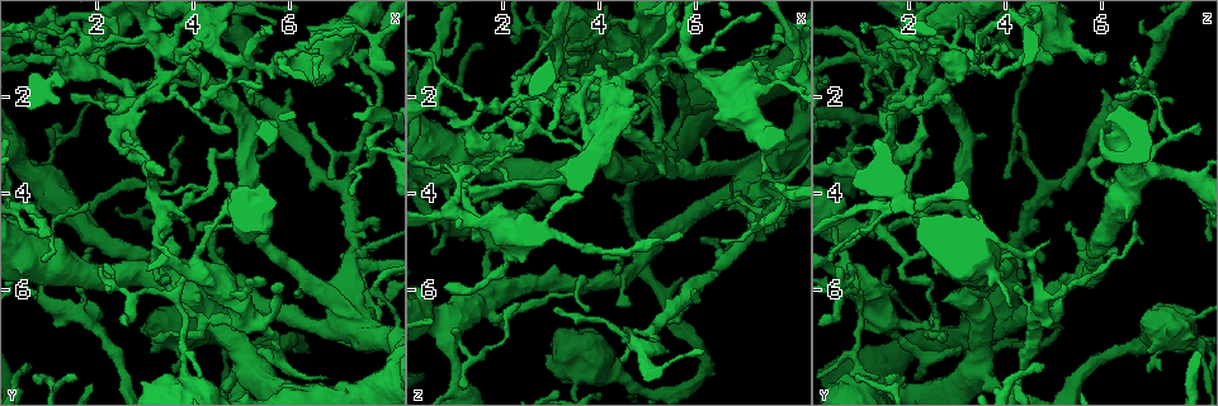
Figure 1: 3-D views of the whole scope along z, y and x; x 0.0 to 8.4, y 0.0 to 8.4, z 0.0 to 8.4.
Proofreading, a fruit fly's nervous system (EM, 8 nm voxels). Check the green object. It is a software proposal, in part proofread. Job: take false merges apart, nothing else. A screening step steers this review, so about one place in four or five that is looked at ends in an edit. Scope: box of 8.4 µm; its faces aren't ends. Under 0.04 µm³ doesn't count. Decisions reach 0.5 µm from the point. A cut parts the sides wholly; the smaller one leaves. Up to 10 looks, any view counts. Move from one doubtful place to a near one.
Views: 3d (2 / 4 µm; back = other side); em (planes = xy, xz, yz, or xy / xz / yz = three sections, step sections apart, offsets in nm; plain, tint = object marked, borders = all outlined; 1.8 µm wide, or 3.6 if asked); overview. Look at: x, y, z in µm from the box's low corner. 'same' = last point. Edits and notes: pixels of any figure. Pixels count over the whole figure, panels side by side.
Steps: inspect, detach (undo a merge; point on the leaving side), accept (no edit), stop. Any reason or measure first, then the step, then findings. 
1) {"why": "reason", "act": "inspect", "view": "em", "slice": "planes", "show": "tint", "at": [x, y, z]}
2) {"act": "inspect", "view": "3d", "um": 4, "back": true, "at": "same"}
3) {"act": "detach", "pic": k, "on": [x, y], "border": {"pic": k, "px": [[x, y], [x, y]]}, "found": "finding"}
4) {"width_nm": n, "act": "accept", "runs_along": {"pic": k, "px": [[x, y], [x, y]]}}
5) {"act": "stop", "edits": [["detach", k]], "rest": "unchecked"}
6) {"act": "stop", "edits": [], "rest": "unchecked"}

{"act": "inspect", "view": "em", "um": 3.6, "slice": "xz", "step": 8, "show": "tint", "at": [7.30, 6.65, 3.45]}

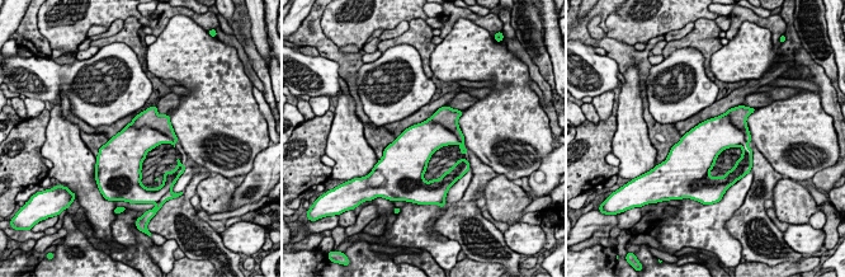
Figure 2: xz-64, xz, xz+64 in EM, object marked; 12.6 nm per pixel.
{"act": "inspect", "view": "em", "um": 3.6, "slice": "planes", "show": "tint", "at": "same"}

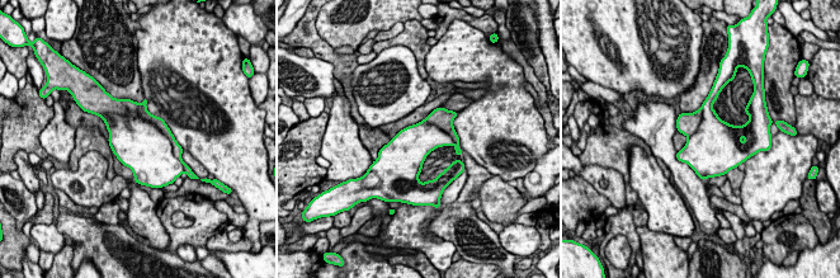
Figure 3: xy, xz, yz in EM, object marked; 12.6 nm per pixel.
{"width_nm": 480, "act": "detach", "pic": 3, "on": [159, 122], "border": {"pic": 3, "px": [[141, 108], [174, 156]]}, "found": "a second neuron is stuck on"}

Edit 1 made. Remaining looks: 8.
{"why": "see it whole again", "act": "inspect", "view": "overview"}

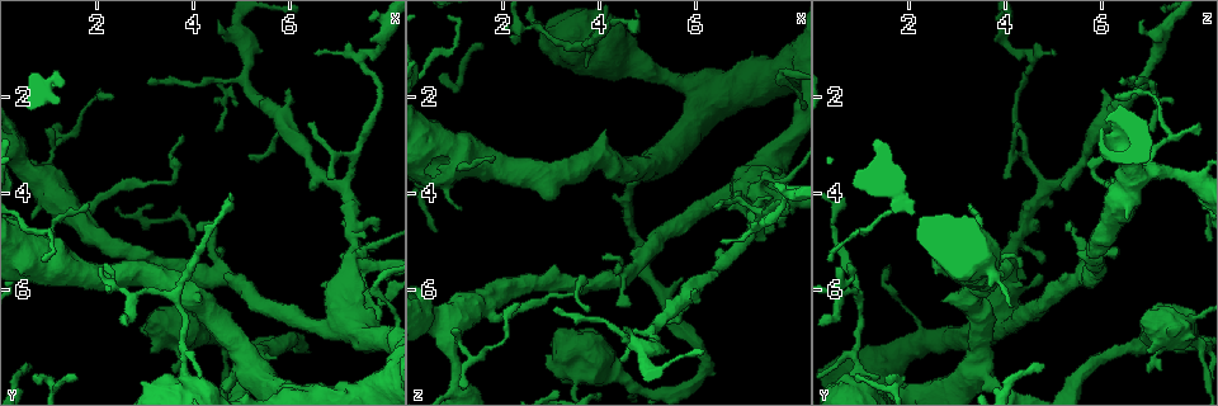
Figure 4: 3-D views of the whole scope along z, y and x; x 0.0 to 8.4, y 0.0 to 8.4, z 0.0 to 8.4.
{"why": "abrupt turn", "act": "inspect", "view": "3d", "um": 4, "at": [3.85, 7.70, 0.90]}

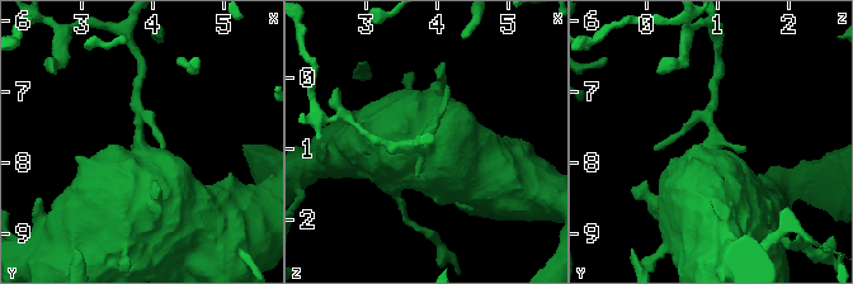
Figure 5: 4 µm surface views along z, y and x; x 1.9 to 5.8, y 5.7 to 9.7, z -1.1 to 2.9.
{"act": "inspect", "view": "em", "um": 3.6, "slice": "yz", "step": 4, "show": "tint", "at": [3.85, 7.70, 0.95]}

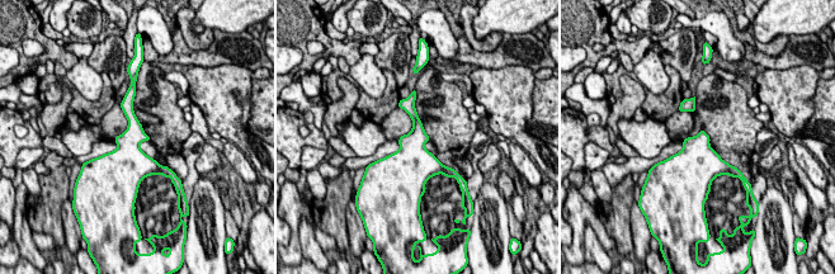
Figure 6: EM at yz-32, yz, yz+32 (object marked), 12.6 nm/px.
{"act": "accept", "found": "all the same neuron"}

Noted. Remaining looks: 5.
{"act": "stop", "edits": [["detach", 3]], "rest": "unchecked"}

